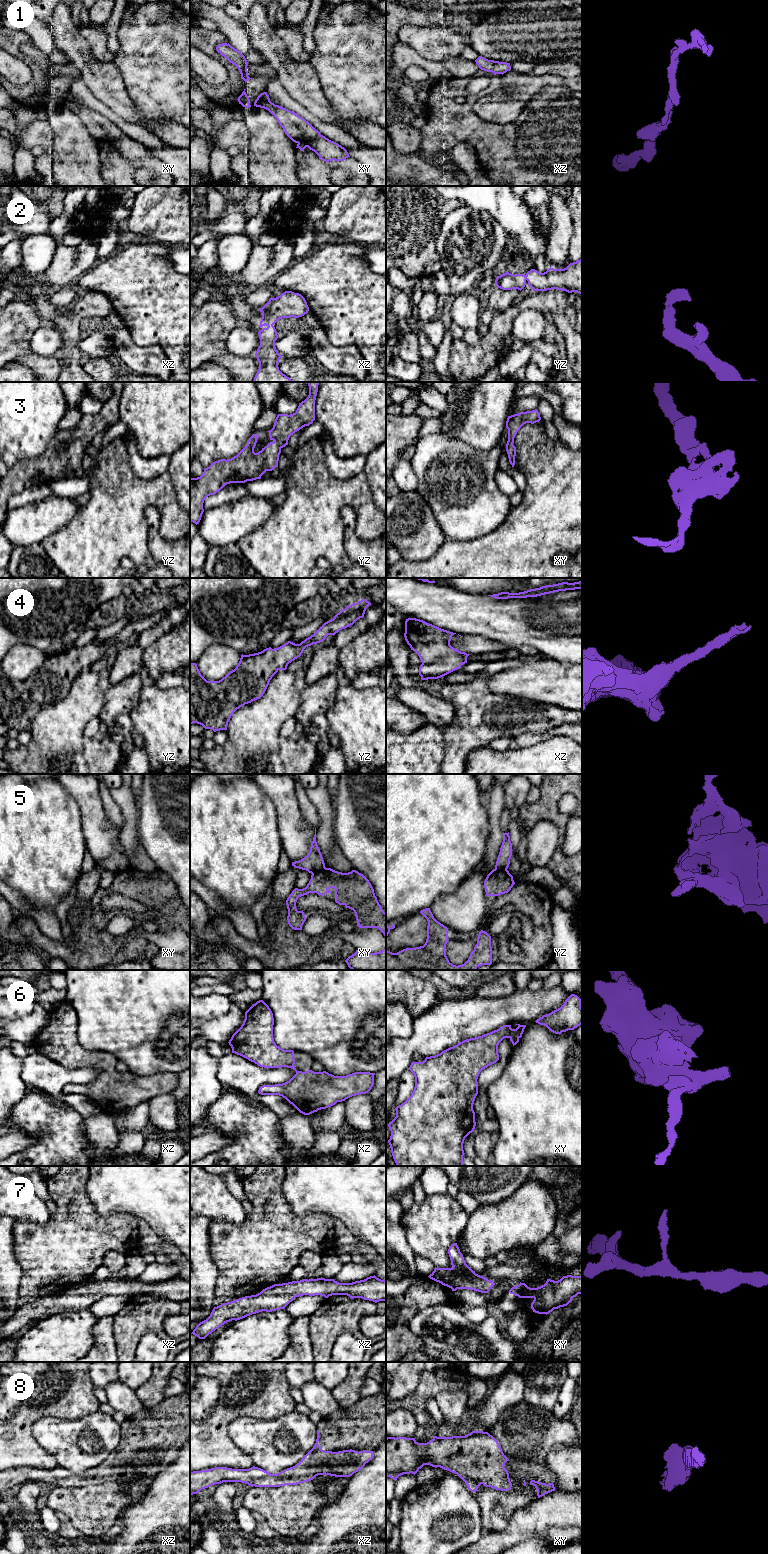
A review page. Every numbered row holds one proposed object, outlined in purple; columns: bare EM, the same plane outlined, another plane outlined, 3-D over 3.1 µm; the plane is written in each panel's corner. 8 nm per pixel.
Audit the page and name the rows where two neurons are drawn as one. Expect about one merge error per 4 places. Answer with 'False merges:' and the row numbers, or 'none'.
False merges: 5

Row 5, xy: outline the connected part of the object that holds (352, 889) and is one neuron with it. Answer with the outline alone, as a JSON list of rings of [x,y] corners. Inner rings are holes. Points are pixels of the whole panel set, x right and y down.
[[[324,867],[321,870],[312,873],[307,886],[303,889],[295,888],[286,900],[288,909],[287,920],[289,926],[294,930],[302,930],[302,926],[307,919],[304,912],[298,911],[296,908],[296,902],[299,897],[309,893],[317,893],[318,895],[324,896],[326,893],[331,893],[329,890],[330,888],[335,889],[336,903],[344,905],[346,908],[354,911],[358,927],[378,928],[386,938],[386,913],[379,904],[369,880],[356,870],[352,870],[348,873],[342,873],[331,868]]]

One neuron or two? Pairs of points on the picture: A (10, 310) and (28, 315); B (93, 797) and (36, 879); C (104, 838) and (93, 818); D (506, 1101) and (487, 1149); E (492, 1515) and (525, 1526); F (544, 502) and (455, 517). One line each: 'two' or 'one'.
A: one
B: two
C: one
D: two
E: two
F: two

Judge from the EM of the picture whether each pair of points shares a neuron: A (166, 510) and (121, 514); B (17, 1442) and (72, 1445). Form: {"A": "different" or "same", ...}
{"A": "same", "B": "different"}

